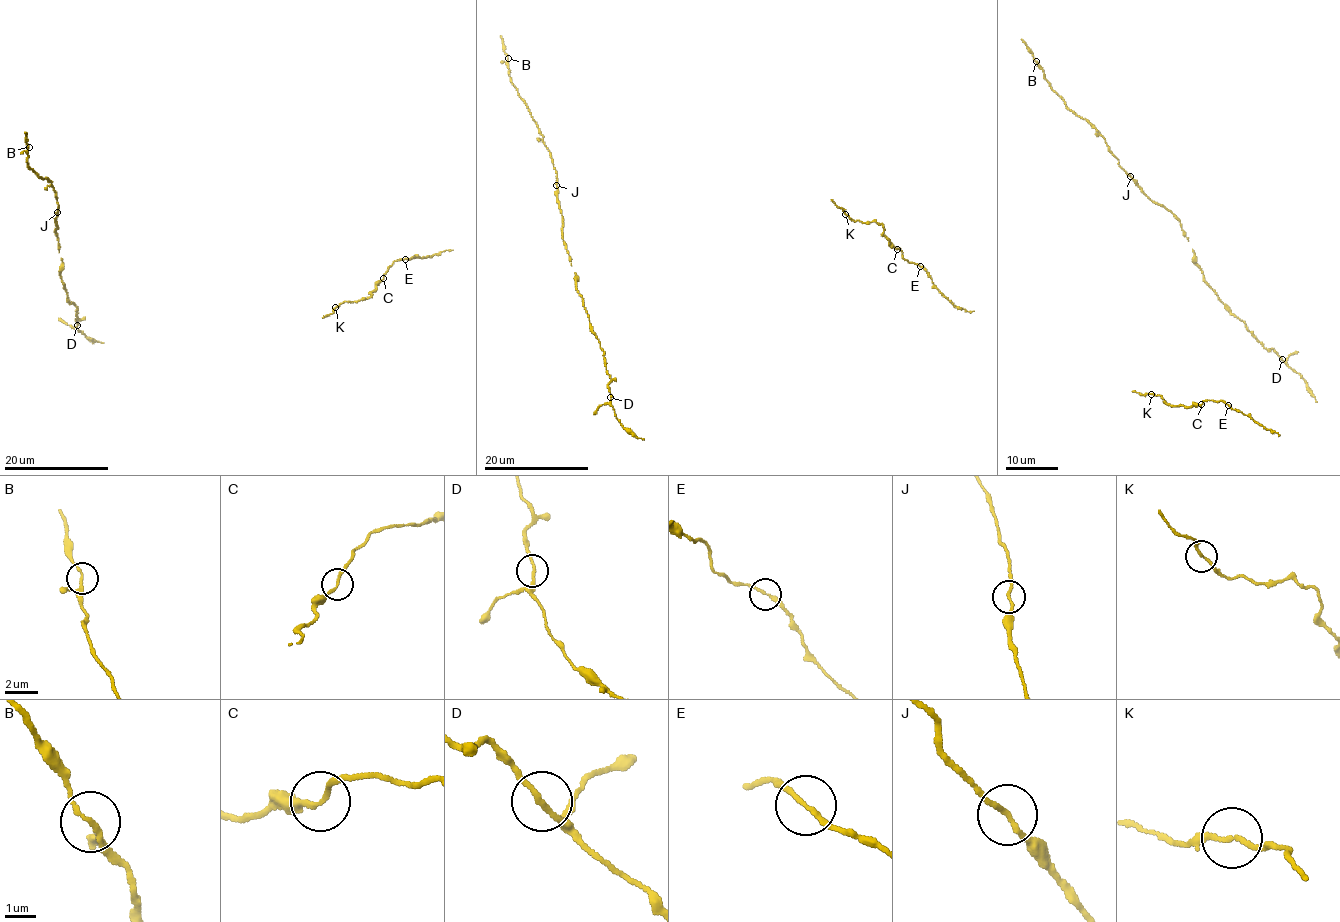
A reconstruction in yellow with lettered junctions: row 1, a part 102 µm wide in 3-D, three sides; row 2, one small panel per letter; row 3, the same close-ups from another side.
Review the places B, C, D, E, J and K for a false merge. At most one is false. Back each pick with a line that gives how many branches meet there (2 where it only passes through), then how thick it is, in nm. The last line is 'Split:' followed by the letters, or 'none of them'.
Split: none of them

